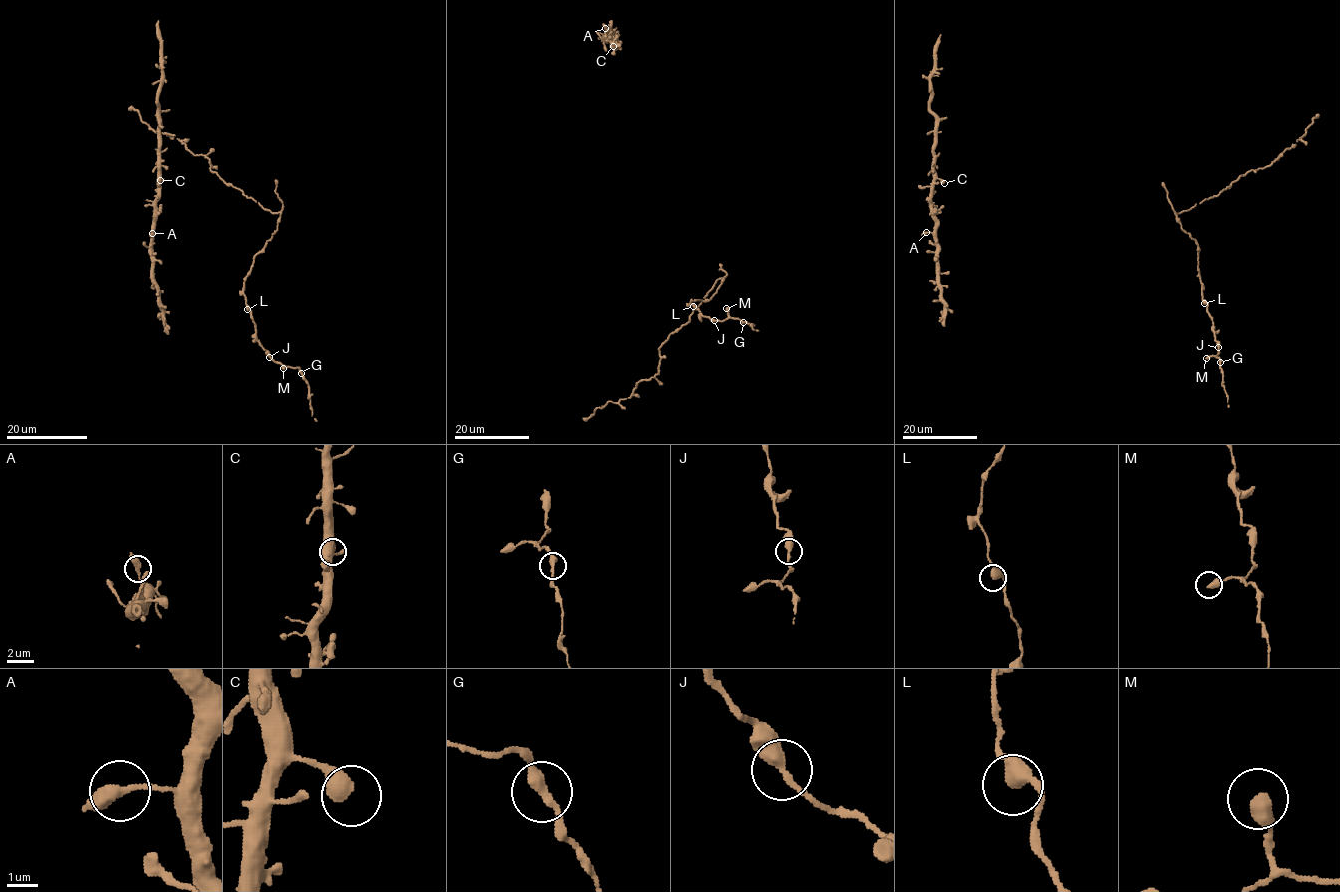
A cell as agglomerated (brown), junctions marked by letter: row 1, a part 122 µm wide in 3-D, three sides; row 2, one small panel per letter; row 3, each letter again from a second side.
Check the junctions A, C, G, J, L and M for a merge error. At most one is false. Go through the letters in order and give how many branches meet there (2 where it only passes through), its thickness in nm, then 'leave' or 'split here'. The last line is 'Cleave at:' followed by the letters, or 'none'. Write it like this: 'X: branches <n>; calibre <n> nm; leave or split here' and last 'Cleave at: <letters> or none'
A: branches 2; calibre 360 nm; leave
C: branches 1; calibre 550 nm; leave
G: branches 2; calibre 320 nm; leave
J: branches 2; calibre 380 nm; leave
L: branches 2; calibre 400 nm; leave
M: branches 1; calibre 550 nm; leave
Cleave at: none

